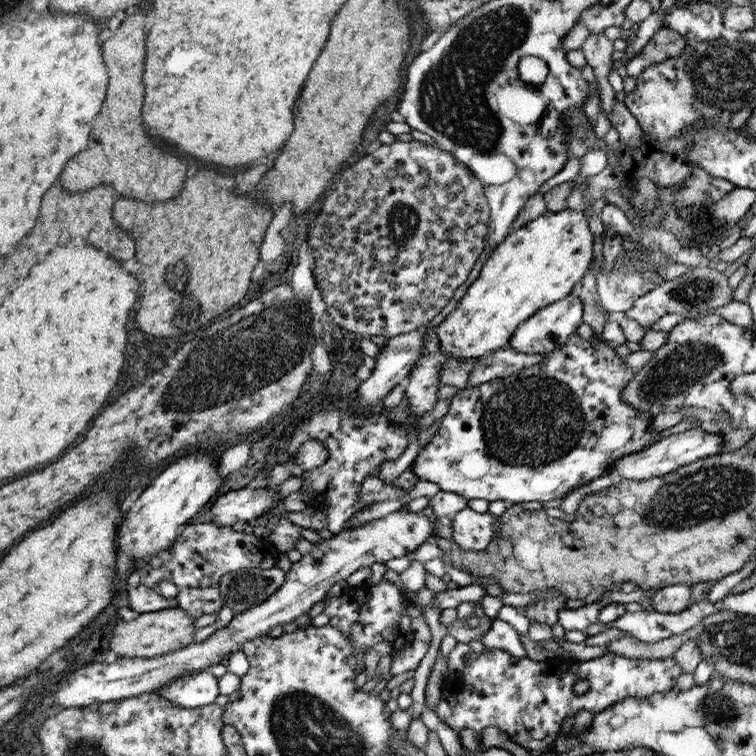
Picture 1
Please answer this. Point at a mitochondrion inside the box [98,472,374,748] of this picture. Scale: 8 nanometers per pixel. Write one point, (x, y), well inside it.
(241, 590)

